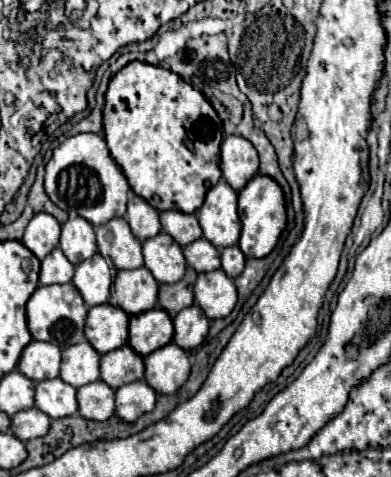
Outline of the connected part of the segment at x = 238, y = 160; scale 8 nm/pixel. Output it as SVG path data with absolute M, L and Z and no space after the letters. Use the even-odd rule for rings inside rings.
M225 136L221 142L221 172L235 190L241 190L259 172L255 146L243 136Z

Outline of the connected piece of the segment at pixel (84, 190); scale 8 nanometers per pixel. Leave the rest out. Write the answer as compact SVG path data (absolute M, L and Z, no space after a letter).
M75 134L55 148L53 158L45 166L45 192L69 214L83 216L93 226L101 226L111 218L125 216L129 182L119 164L111 158L107 142L101 134Z

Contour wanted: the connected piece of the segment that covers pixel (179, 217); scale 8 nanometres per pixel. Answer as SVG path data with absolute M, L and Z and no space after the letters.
M179 210L161 212L163 232L167 232L179 246L187 246L203 236L203 230L199 228L199 220L195 216L197 214L185 214Z

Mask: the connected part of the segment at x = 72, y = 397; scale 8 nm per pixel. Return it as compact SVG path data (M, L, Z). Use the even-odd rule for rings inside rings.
M61 378L43 380L35 388L35 406L51 418L65 418L79 410L77 388Z

